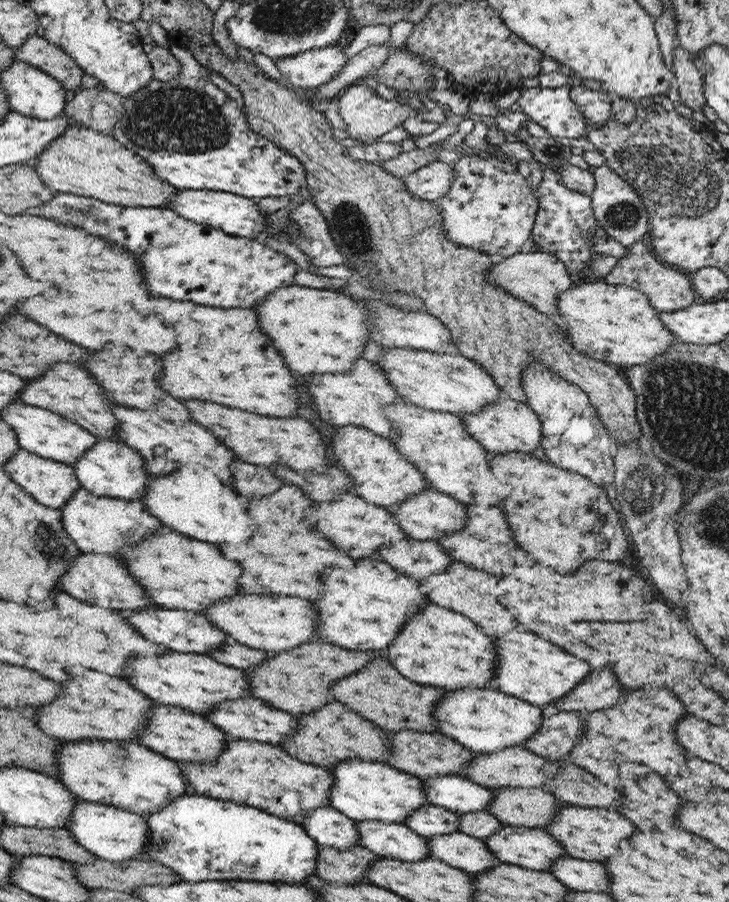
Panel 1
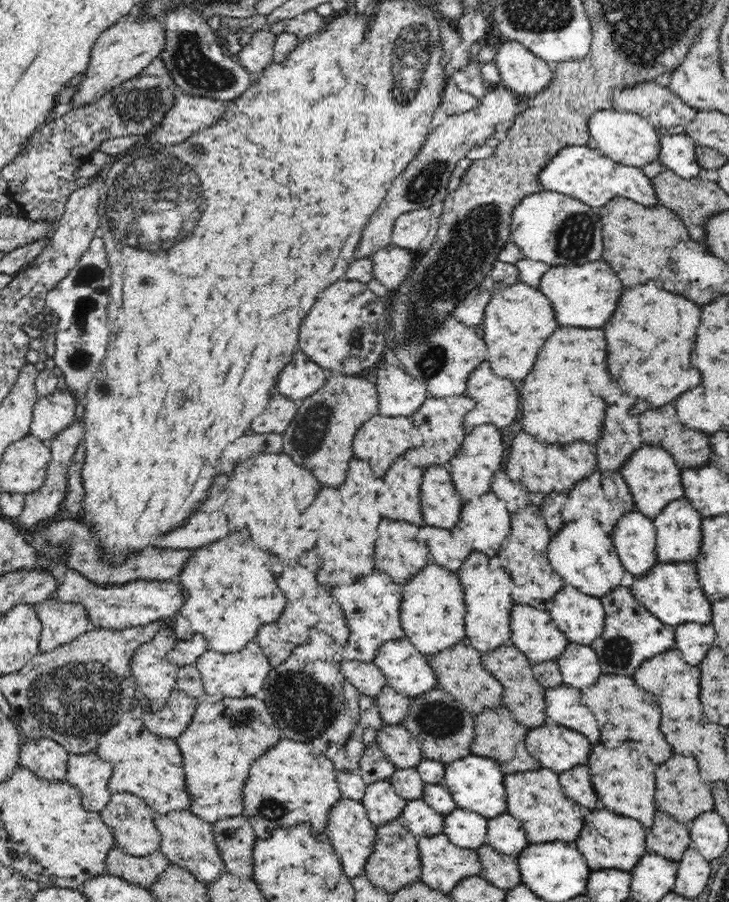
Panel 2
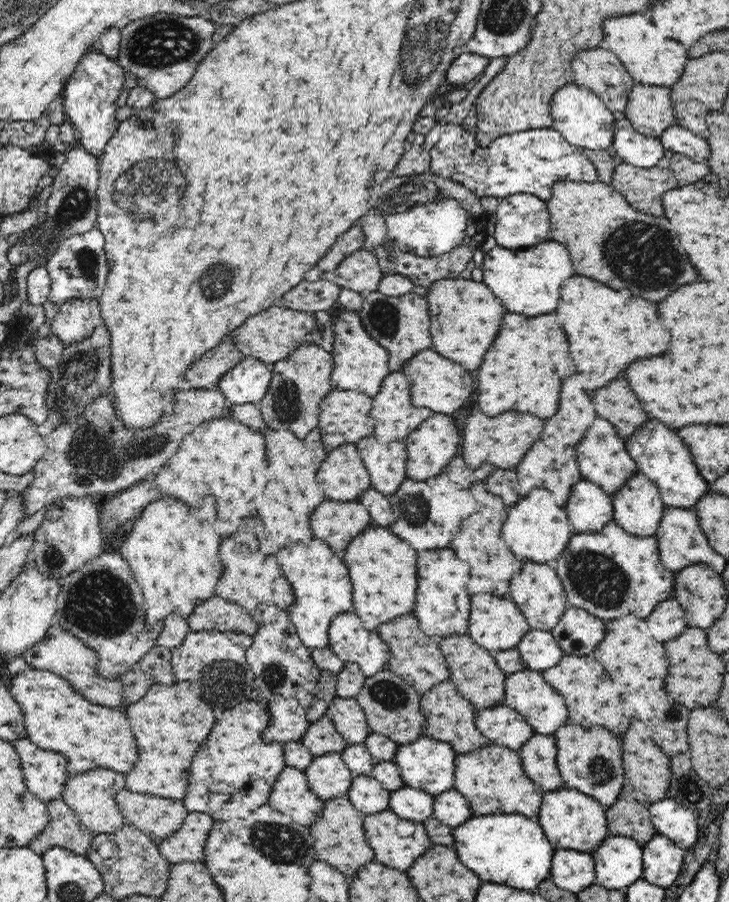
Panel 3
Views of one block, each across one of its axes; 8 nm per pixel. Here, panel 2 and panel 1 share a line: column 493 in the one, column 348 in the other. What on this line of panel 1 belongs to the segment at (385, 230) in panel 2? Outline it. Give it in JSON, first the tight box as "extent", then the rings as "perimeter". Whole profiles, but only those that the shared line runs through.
{"extent":[339,85,426,145],"perimeter":[[[352,85],[339,95],[339,114],[348,126],[344,135],[363,143],[363,145],[378,143],[381,137],[384,137],[392,129],[400,127],[407,118],[421,117],[424,110],[426,109],[421,109],[419,101],[412,103],[400,98],[386,100],[366,85]]]}

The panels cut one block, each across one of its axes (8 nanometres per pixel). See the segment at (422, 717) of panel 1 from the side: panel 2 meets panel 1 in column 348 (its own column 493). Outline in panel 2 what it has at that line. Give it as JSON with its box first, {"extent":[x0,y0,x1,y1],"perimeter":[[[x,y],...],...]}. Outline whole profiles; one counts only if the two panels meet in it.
{"extent":[425,639,504,716],"perimeter":[[[463,639],[436,654],[425,655],[428,664],[436,673],[439,688],[462,702],[473,716],[480,714],[486,707],[503,706],[501,695],[504,694],[504,686],[496,680],[496,677],[492,676],[492,673],[484,669],[480,660],[481,654],[480,651],[467,643],[466,639]]]}

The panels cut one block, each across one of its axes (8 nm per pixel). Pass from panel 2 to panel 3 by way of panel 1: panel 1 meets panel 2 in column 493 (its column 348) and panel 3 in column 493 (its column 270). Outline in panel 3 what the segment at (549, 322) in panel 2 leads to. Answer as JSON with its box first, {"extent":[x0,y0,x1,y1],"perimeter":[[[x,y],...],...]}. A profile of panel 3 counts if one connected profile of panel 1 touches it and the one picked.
{"extent":[424,279,504,370],"perimeter":[[[442,279],[434,282],[424,296],[428,300],[429,332],[432,333],[432,349],[444,358],[460,362],[468,370],[480,368],[488,346],[492,346],[492,338],[496,338],[500,330],[500,322],[504,316],[504,306],[496,302],[496,295],[483,282],[474,282],[472,279]]]}

